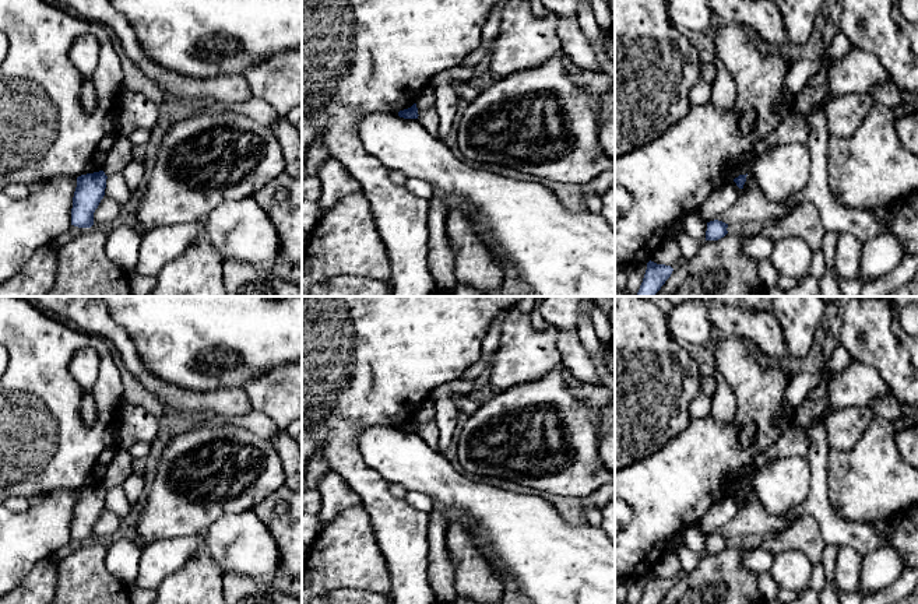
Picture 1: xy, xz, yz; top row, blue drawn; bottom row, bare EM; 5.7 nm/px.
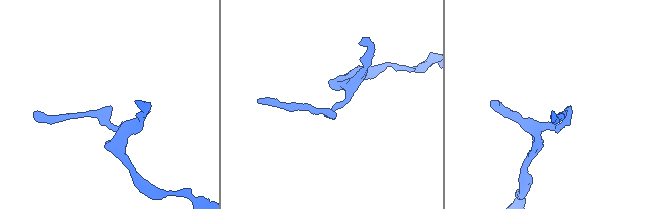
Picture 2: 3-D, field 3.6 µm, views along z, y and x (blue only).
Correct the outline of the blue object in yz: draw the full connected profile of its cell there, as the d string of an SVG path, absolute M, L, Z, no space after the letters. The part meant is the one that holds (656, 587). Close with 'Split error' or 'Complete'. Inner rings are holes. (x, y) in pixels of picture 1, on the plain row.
M650 573L639 604L660 604L672 584L671 579L657 577Z. Complete

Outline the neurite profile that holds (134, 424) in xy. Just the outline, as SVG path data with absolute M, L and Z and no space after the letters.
M122 403L117 412L117 446L129 450L137 442L152 443L158 421L140 405Z

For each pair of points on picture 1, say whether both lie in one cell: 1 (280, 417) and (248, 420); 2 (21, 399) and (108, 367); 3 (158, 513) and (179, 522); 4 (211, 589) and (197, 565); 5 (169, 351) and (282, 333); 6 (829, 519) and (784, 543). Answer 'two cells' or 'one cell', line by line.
1: two cells
2: one cell
3: one cell
4: one cell
5: one cell
6: two cells

